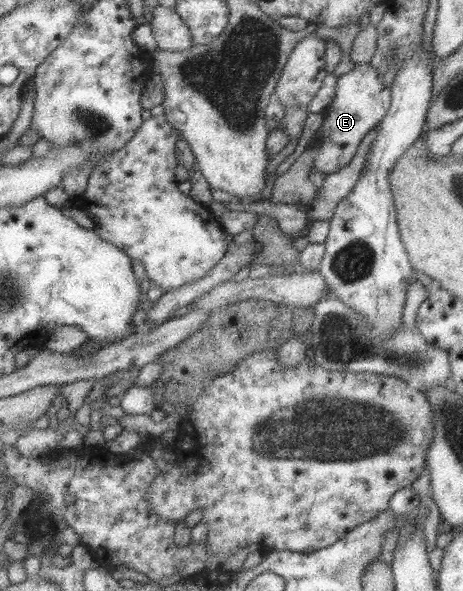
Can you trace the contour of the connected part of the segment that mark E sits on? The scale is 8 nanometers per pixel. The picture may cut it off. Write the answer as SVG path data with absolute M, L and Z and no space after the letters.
M355 63L353 70L339 75L335 96L323 113L323 130L320 136L317 135L318 143L315 144L317 148L321 145L321 149L314 156L312 166L322 173L331 174L349 163L365 133L380 122L390 103L390 89L377 78L369 63Z

